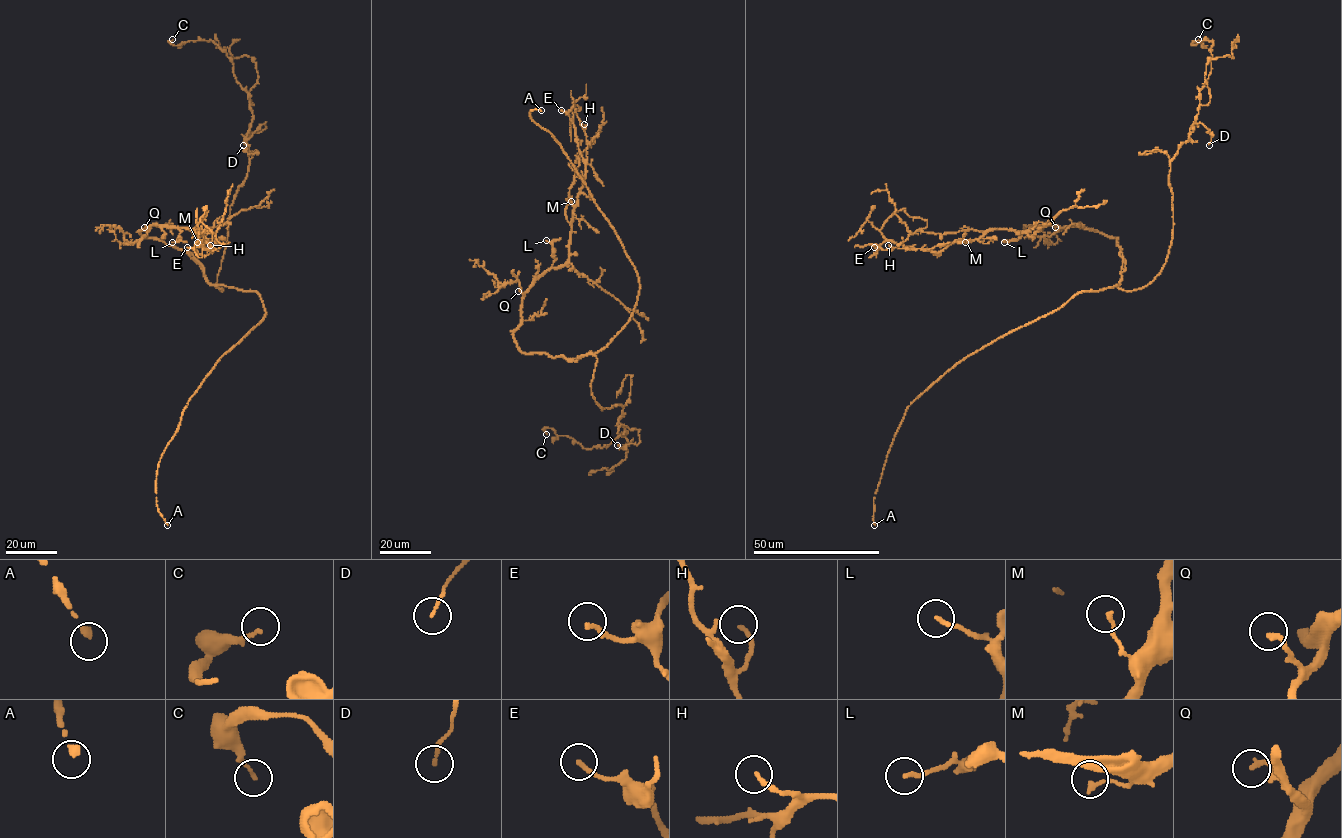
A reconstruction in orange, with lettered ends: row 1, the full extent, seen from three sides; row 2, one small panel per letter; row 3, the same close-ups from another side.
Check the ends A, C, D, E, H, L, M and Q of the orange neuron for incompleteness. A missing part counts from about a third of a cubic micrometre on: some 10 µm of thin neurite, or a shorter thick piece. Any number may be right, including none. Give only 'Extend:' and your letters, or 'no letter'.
Extend: A, H

